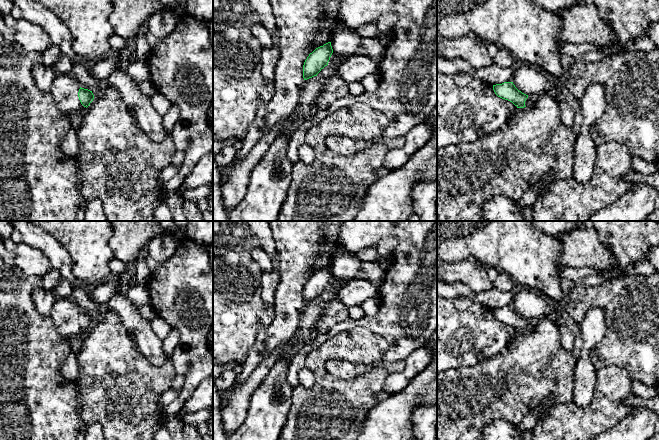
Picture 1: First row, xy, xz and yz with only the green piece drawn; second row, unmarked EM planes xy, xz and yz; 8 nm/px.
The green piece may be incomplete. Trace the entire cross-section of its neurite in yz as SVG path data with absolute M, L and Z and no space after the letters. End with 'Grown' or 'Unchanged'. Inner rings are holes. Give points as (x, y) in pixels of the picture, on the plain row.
M513 306L493 309L493 314L498 321L512 326L517 332L530 331L534 328L533 320L519 315Z. Grown

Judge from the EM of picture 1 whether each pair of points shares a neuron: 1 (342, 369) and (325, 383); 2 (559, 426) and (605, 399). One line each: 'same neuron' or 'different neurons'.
1: different neurons
2: same neuron

